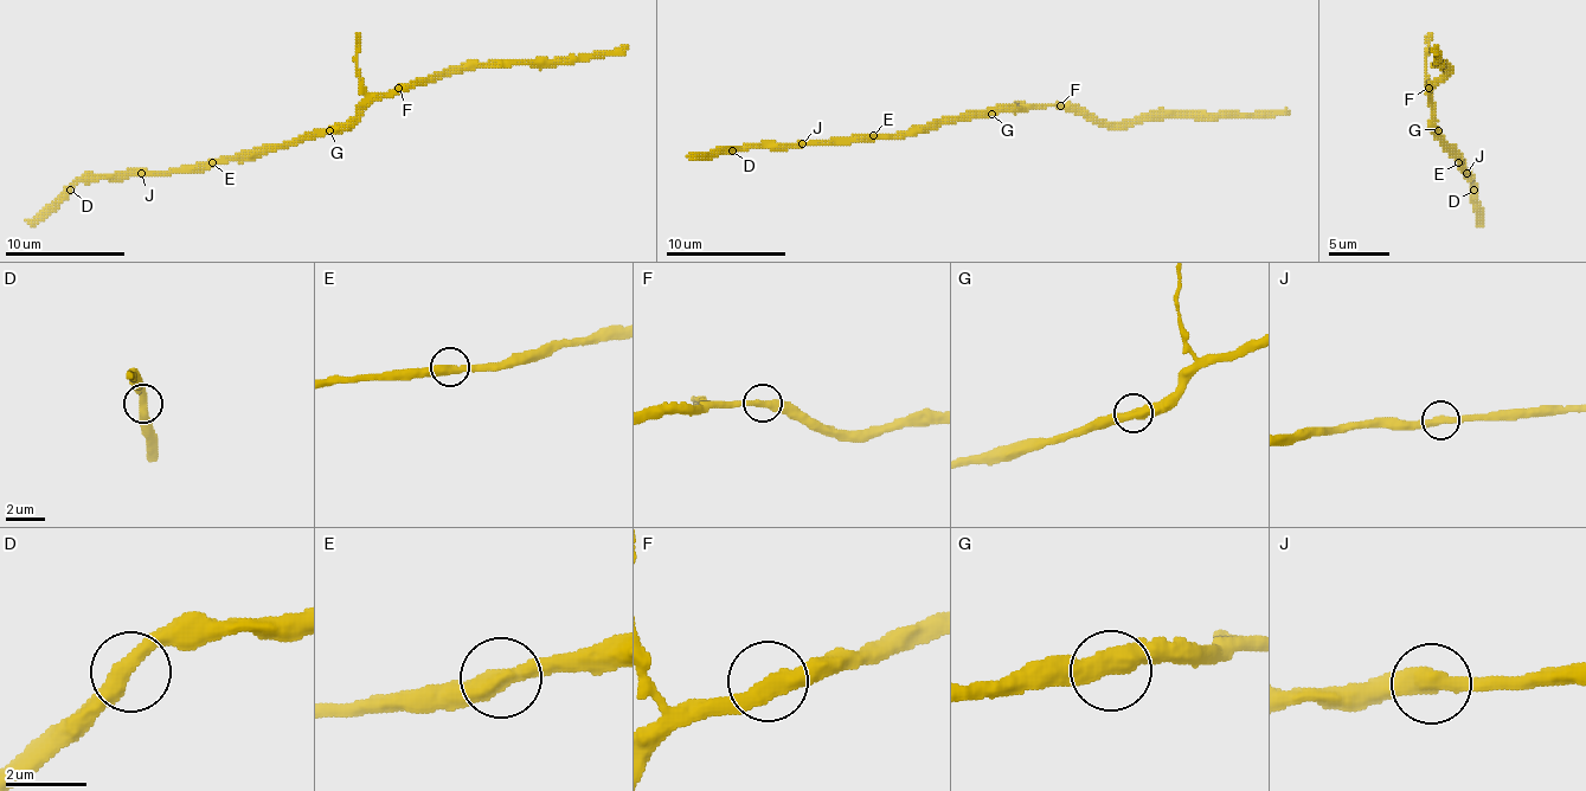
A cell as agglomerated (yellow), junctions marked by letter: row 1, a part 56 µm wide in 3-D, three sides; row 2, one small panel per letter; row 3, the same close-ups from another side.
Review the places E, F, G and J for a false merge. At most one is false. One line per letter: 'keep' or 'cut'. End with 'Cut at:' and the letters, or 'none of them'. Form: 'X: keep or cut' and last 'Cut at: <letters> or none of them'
E: keep
F: keep
G: keep
J: keep
Cut at: none of them

